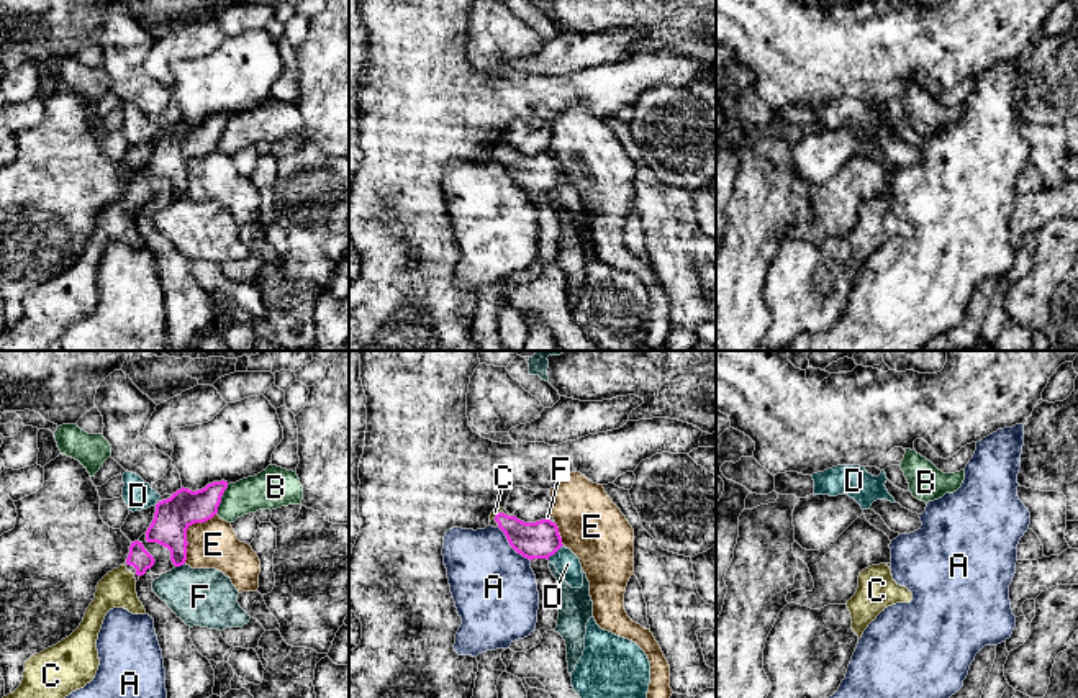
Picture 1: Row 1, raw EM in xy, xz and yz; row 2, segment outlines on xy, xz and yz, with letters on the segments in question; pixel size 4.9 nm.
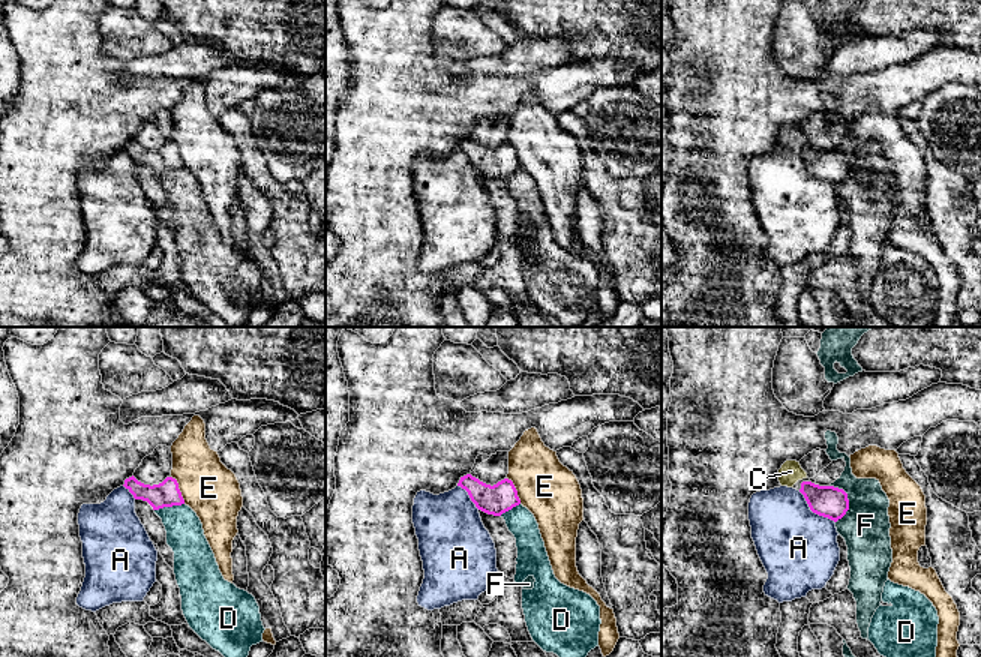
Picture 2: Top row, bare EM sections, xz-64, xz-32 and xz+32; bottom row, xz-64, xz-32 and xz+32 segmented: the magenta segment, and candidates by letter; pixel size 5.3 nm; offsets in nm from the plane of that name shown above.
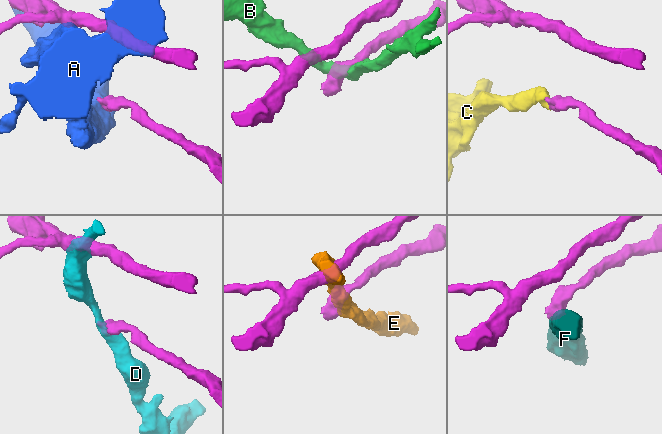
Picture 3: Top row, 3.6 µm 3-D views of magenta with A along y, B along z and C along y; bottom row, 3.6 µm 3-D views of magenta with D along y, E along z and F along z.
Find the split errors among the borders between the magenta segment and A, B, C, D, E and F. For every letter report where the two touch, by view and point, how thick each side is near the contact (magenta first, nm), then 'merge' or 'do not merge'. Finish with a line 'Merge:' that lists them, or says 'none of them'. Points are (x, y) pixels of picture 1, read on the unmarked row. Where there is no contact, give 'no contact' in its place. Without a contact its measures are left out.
A: contact xz (511, 179); calibres 190 and 420 nm; do not merge
B: contact xy (220, 133); calibres 180 and 190 nm; do not merge
C: contact xz (497, 148); calibres 190 and 30 nm; merge
D: contact xz (554, 185); calibres 190 and 120 nm; do not merge
E: contact xy (185, 166); calibres 180 and 240 nm; do not merge
F: contact xy (179, 199); calibres 180 and 280 nm; do not merge
Merge: C

